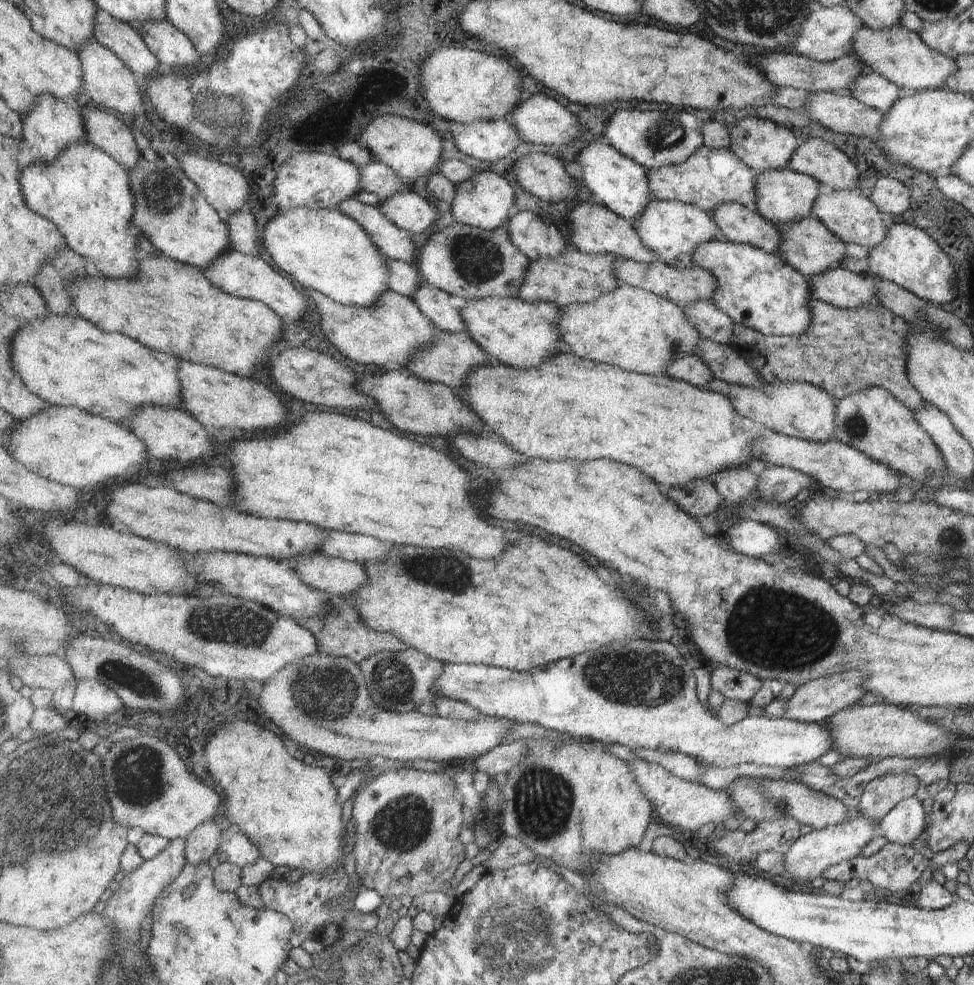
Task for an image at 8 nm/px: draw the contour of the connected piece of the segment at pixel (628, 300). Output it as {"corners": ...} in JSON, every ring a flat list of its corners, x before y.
{"corners":[[623,282,615,290,602,294,596,301,575,303,561,308,558,332,568,351,581,358,607,363,632,373,665,375,669,363,691,355,696,340,703,339,677,303]]}

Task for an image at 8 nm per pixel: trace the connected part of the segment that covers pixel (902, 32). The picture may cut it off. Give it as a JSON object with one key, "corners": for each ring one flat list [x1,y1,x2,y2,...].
{"corners":[[861,25,851,35,850,50,849,54,853,54,857,61,907,93,943,88,946,76,956,72,953,59,931,50,916,32,901,25,877,30]]}

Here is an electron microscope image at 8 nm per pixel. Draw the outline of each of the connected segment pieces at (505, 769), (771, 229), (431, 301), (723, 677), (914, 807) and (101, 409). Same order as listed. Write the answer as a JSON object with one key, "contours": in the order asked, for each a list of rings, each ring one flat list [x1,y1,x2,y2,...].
{"contours":[[[515,741,508,745,496,746,493,750,478,756,473,760,470,768,485,772,492,779,497,774,508,773,523,760,526,747,521,741]],[[723,203,708,212,713,224,719,229,719,237,732,243,748,244,766,253,776,254,780,243,779,228,759,216,749,206]],[[427,282,419,285,409,297,442,331,455,334,468,332,461,316,461,309,469,302,466,299,449,294]],[[713,666,709,670,709,675,710,688,719,692,726,699,749,702,755,692,762,686,768,685,751,673,729,667]],[[914,796,907,797,900,800,885,816,880,818,878,825,876,826,876,832,880,836,883,836,889,843,896,845,909,845,915,838,922,838,922,830,924,827,925,812,921,807,921,802]],[[51,313,46,317,34,318,13,335,11,346,12,369,23,379,28,389,50,405,79,407,120,424,128,414,145,405,182,408,177,358,151,350,142,342,121,333,105,332,94,322,79,315]]]}

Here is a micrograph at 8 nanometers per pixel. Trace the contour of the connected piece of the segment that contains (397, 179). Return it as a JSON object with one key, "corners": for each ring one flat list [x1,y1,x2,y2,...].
{"corners":[[372,163,358,167,361,173,360,188,363,191,373,192,380,200,393,196,396,192,407,191,407,180,397,175,386,164]]}

